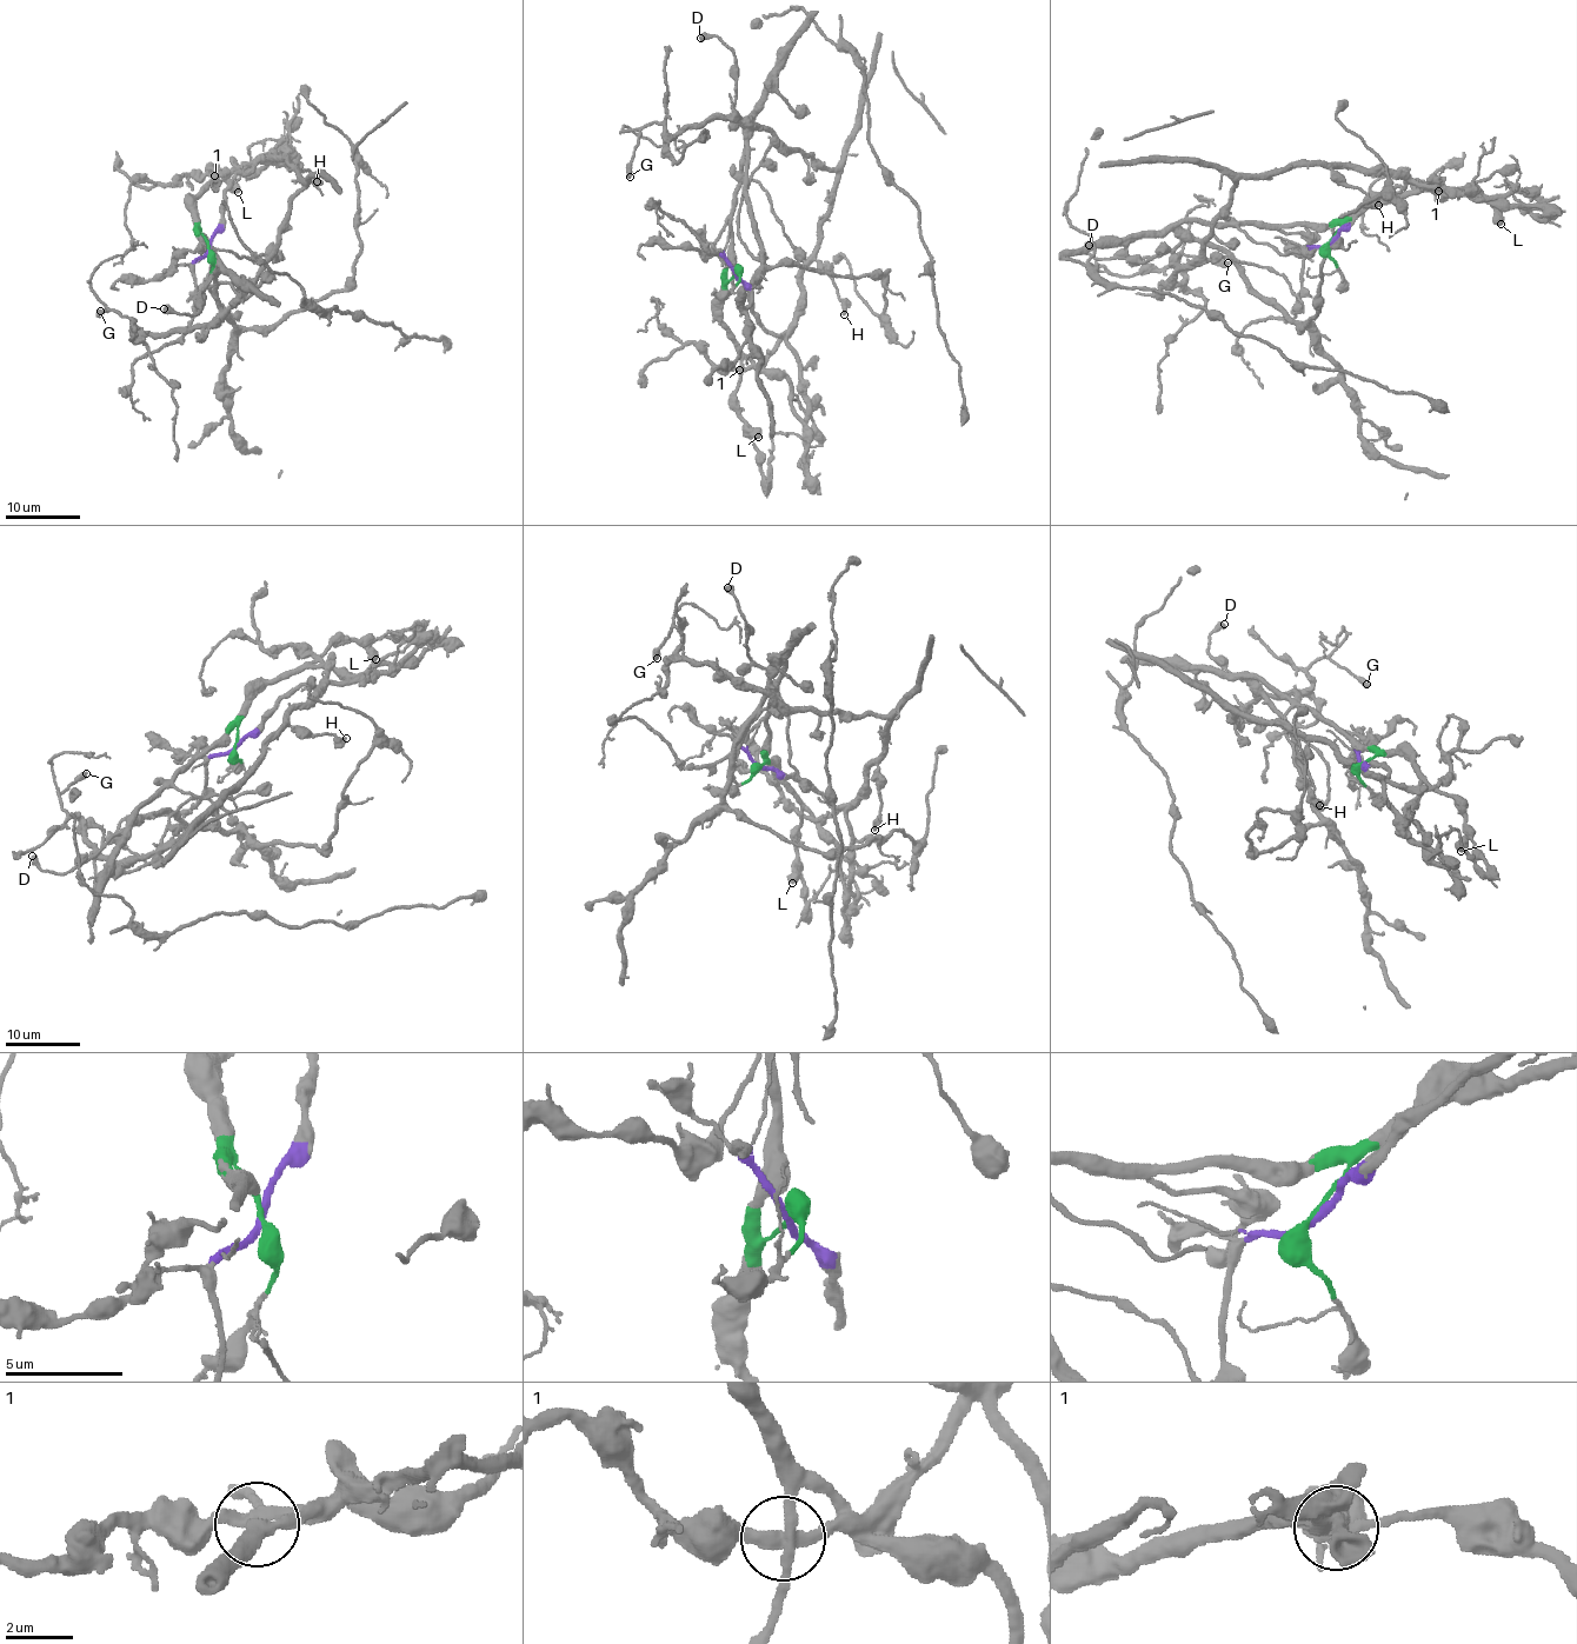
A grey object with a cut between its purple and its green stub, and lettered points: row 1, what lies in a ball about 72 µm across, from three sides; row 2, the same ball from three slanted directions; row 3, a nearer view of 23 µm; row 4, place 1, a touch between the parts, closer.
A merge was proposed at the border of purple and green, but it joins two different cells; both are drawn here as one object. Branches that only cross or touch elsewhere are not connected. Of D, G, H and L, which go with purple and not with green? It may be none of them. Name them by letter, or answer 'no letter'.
G, H

